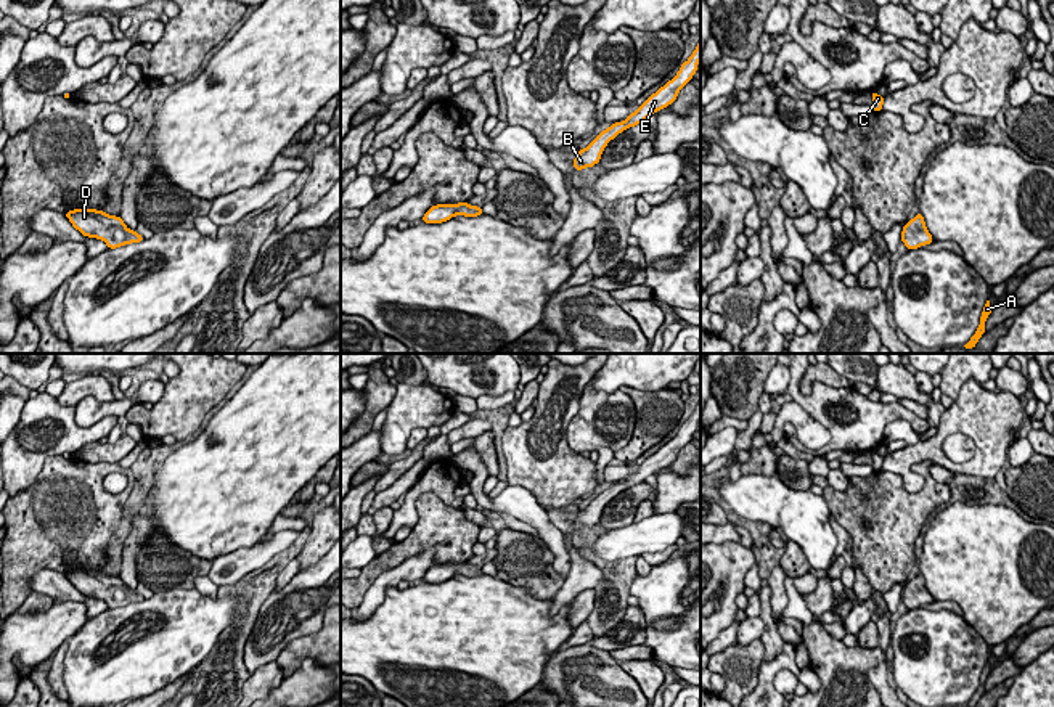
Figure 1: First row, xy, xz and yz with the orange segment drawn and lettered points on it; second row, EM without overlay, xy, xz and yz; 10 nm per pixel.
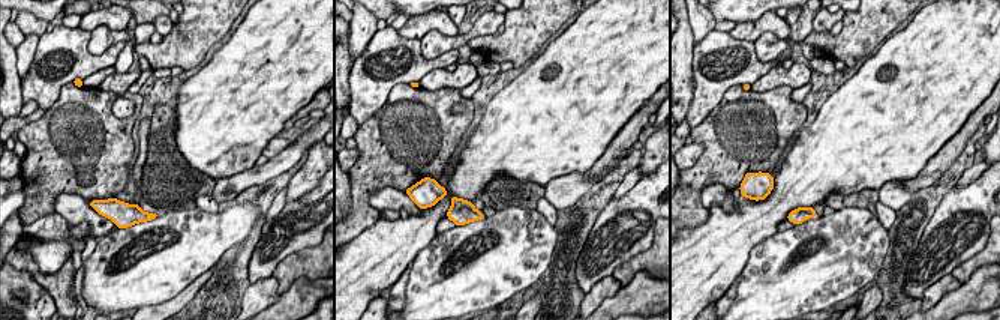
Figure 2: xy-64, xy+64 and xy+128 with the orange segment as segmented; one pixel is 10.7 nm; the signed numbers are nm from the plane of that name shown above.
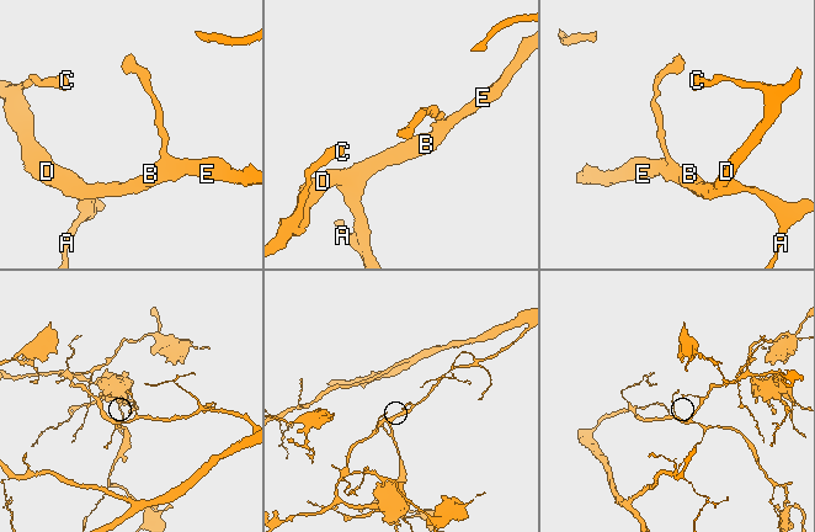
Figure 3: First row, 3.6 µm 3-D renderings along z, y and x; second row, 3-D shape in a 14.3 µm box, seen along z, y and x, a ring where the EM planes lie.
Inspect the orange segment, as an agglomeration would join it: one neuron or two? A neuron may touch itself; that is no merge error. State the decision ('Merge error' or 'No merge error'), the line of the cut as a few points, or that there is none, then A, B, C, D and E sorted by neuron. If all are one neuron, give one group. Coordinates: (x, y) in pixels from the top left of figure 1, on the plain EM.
No merge error. No split. Groups: A B C D E

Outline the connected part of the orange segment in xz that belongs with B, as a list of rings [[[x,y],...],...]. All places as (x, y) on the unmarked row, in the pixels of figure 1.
[[[701,398],[686,423],[681,424],[678,434],[667,442],[662,448],[659,448],[654,455],[651,455],[636,472],[631,472],[623,482],[615,482],[601,492],[585,509],[578,509],[578,516],[572,521],[575,530],[582,530],[585,527],[593,527],[599,522],[603,509],[606,505],[615,498],[625,488],[638,485],[646,480],[648,476],[667,468],[670,463],[676,460],[678,452],[691,442],[694,432],[697,431],[697,423],[701,421]]]

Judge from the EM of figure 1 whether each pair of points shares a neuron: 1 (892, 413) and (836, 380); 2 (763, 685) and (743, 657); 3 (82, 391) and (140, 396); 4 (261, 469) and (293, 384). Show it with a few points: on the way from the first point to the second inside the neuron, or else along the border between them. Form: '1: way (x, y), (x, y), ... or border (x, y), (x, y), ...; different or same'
1: border (852, 384), (831, 388), (815, 381), (810, 396); different
2: border (762, 659), (759, 682), (752, 690); different
3: border (114, 399), (97, 400), (85, 396), (76, 405); different
4: way (261, 449), (293, 415), (293, 405); same

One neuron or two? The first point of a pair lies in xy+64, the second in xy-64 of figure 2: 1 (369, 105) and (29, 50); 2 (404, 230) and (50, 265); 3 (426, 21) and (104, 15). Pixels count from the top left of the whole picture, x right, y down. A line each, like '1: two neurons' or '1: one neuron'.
1: two neurons
2: one neuron
3: one neuron

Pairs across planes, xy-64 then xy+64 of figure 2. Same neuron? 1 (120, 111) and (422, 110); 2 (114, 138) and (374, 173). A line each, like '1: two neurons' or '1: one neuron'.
1: two neurons
2: one neuron

